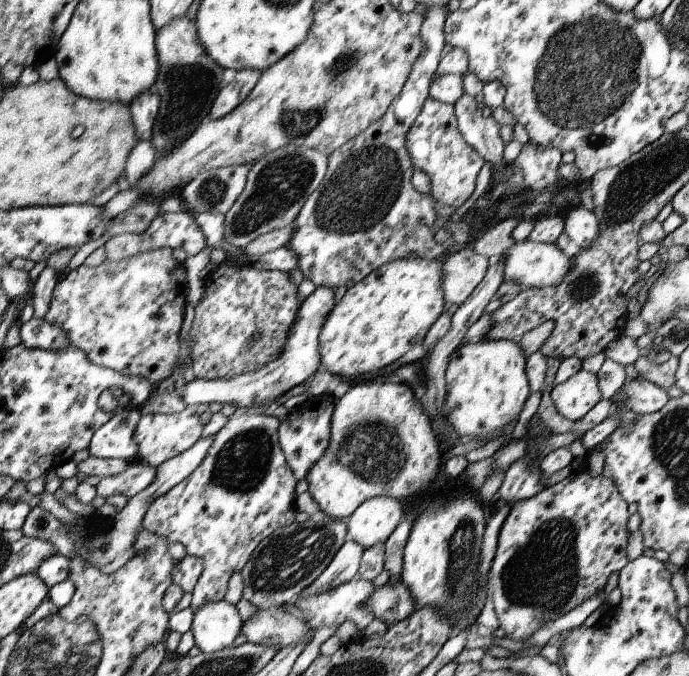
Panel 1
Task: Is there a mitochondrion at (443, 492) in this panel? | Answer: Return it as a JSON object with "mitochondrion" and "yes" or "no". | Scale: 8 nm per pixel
{"mitochondrion":"no"}

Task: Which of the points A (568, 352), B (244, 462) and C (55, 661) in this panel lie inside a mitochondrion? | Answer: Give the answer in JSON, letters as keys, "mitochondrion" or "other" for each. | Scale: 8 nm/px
{"A":"other","B":"mitochondrion","C":"mitochondrion"}

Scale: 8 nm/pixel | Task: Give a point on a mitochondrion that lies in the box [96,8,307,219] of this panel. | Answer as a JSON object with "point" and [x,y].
{"point":[189,88]}

